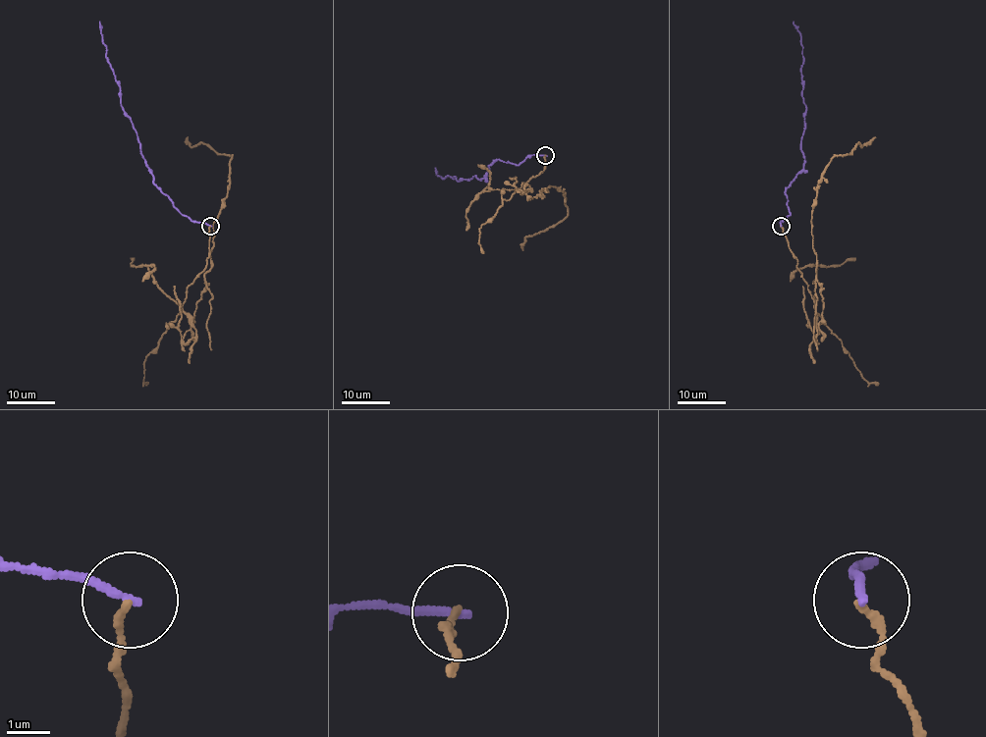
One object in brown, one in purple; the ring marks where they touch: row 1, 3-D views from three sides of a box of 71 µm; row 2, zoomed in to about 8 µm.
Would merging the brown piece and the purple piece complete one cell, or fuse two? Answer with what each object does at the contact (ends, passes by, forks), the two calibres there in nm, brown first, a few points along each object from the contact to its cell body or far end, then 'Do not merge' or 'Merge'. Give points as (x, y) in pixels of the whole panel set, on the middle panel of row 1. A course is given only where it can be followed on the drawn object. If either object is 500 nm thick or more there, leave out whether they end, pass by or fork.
At the ring brown ends. At the ring purple ends. Thickness 170 nm (brown) against 200 nm. Course of brown: (545, 155), (544, 170), (518, 189), (535, 197), (558, 187), (567, 215), (527, 236), (522, 250). Course of purple: (545, 155), (528, 155), (518, 165), (497, 160), (482, 180), (443, 178), (434, 169). Do not merge

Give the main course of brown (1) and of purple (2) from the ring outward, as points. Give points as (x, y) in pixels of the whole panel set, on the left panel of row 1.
1: (210, 226), (206, 267), (182, 306), (191, 321), (211, 267), (232, 155), (191, 147), (187, 137)
2: (210, 226), (192, 222), (182, 214), (154, 182), (131, 118), (120, 102), (120, 83), (107, 59), (99, 22)

